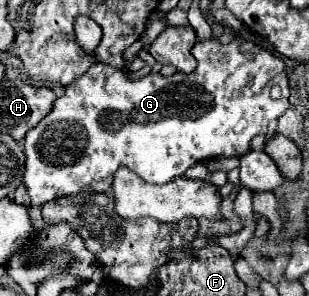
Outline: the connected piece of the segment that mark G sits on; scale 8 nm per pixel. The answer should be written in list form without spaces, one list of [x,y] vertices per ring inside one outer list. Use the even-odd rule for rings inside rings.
[[[215,38],[198,41],[192,49],[198,67],[190,75],[174,73],[172,77],[162,77],[160,73],[150,73],[130,81],[124,69],[94,63],[80,79],[66,87],[66,93],[56,99],[48,117],[26,135],[24,185],[30,207],[42,207],[48,201],[80,191],[104,193],[112,185],[112,175],[120,165],[130,167],[146,183],[164,185],[210,157],[246,155],[252,137],[266,135],[270,121],[288,109],[290,87],[284,61],[278,55],[244,39],[232,39],[230,43],[221,47]]]

